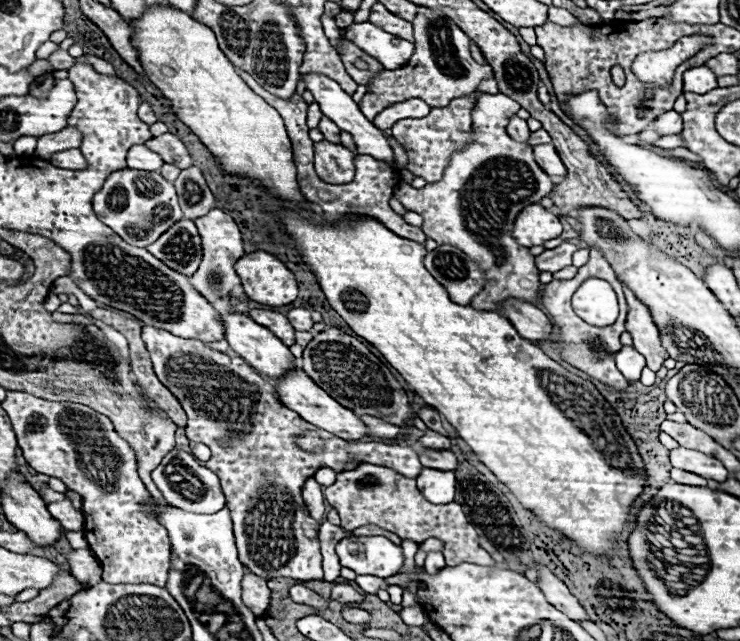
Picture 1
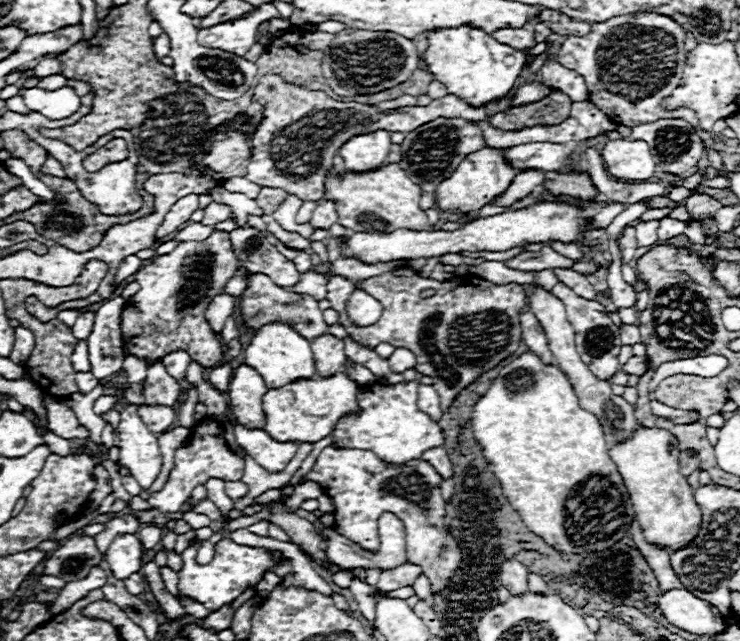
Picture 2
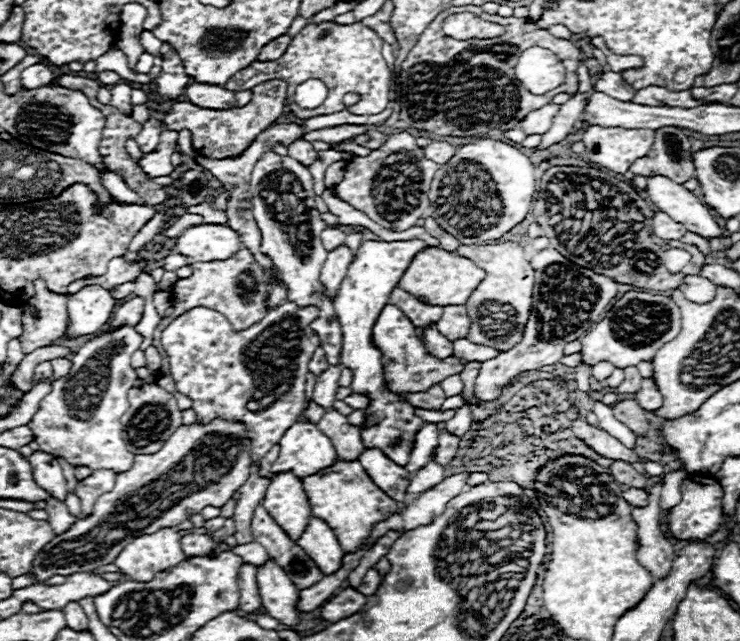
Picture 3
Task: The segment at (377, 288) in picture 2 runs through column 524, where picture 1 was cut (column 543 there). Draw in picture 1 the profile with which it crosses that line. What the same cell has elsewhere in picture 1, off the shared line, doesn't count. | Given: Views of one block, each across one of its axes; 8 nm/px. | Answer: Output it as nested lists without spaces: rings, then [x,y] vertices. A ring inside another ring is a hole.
[[[590,248],[590,260],[588,264],[584,264],[578,274],[572,278],[572,280],[552,280],[550,284],[546,284],[546,290],[542,294],[542,306],[546,310],[546,314],[550,316],[554,328],[554,334],[552,334],[552,340],[556,342],[554,348],[560,350],[560,356],[562,360],[570,362],[572,366],[588,372],[592,378],[616,388],[616,390],[624,390],[628,386],[628,380],[616,370],[614,366],[614,354],[622,348],[620,344],[620,334],[626,330],[624,328],[624,322],[626,322],[626,312],[628,312],[628,306],[626,306],[626,300],[624,300],[624,292],[622,292],[622,284],[618,282],[612,266],[608,264],[608,260],[604,260],[604,254],[600,248]],[[590,276],[596,276],[596,278],[602,278],[606,282],[612,284],[614,292],[618,294],[618,300],[620,300],[620,316],[618,320],[612,324],[612,326],[604,326],[604,328],[598,328],[598,326],[590,326],[586,324],[584,320],[580,320],[574,310],[572,310],[572,294],[578,290],[578,286],[590,278]]]

